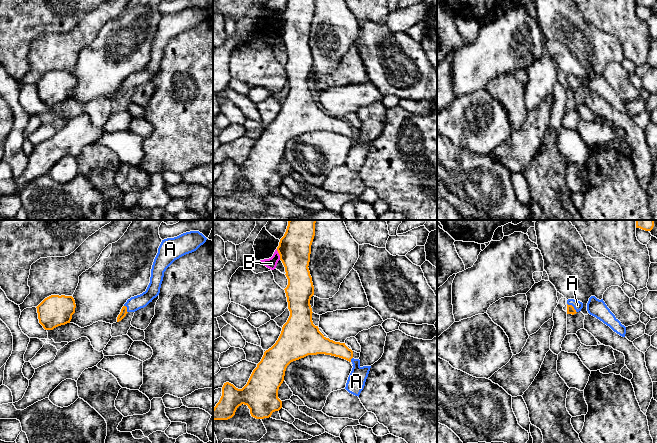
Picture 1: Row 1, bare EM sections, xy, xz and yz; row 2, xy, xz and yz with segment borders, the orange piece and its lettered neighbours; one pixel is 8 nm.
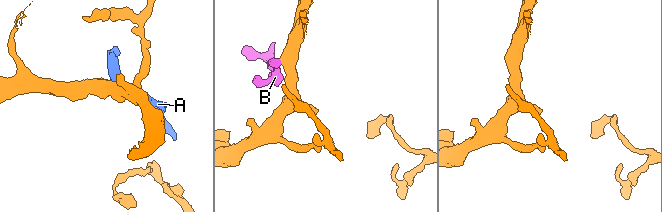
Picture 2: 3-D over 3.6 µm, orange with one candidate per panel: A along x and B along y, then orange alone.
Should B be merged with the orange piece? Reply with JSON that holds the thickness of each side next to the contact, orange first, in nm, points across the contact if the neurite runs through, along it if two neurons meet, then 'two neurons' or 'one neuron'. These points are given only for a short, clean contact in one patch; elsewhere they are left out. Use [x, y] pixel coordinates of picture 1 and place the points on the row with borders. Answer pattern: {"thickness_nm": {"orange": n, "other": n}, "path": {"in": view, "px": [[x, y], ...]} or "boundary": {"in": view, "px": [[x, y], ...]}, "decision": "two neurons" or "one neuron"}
{"thickness_nm": {"orange": 260, "other": 90}, "boundary": {"in": "xz", "px": [[276, 249], [280, 259]]}, "decision": "two neurons"}

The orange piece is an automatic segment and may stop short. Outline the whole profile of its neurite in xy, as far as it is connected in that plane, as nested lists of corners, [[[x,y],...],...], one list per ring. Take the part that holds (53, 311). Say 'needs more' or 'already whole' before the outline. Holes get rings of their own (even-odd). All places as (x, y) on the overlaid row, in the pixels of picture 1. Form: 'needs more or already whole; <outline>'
already whole; [[[51,295],[36,308],[39,323],[45,330],[53,330],[58,326],[70,323],[76,304],[72,296]]]

